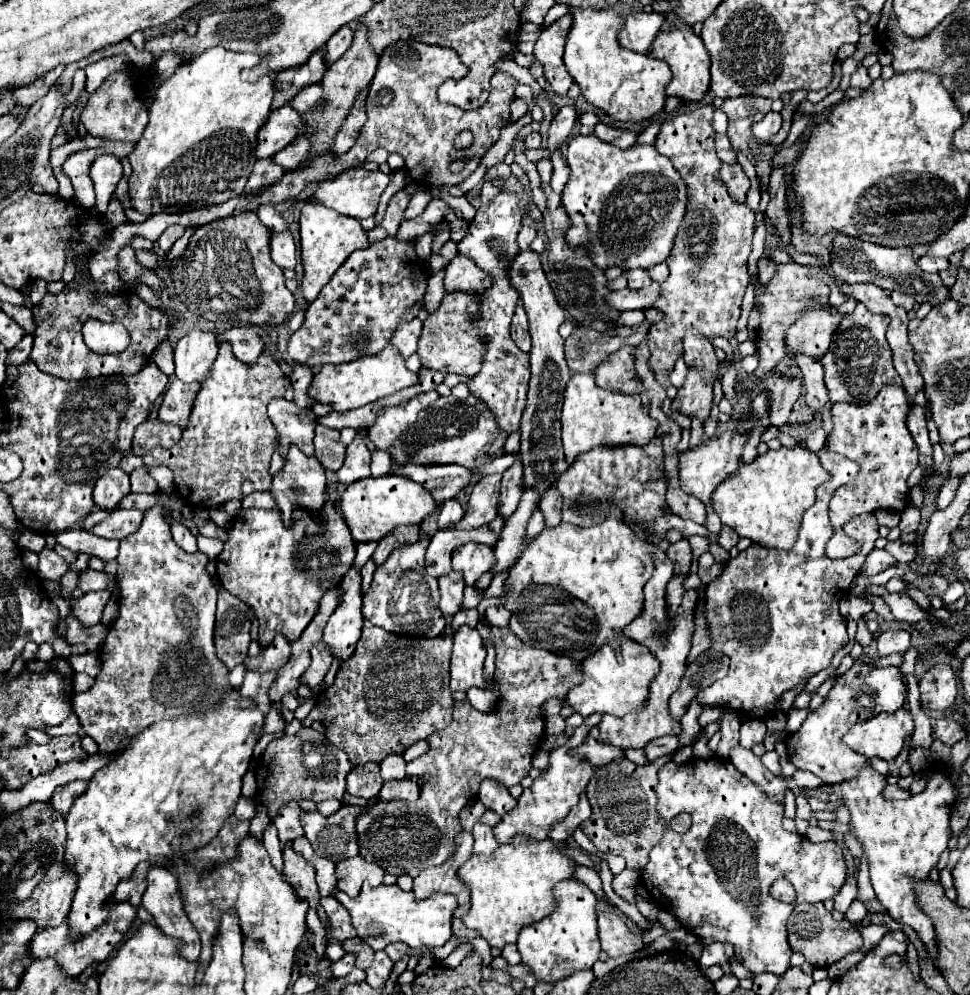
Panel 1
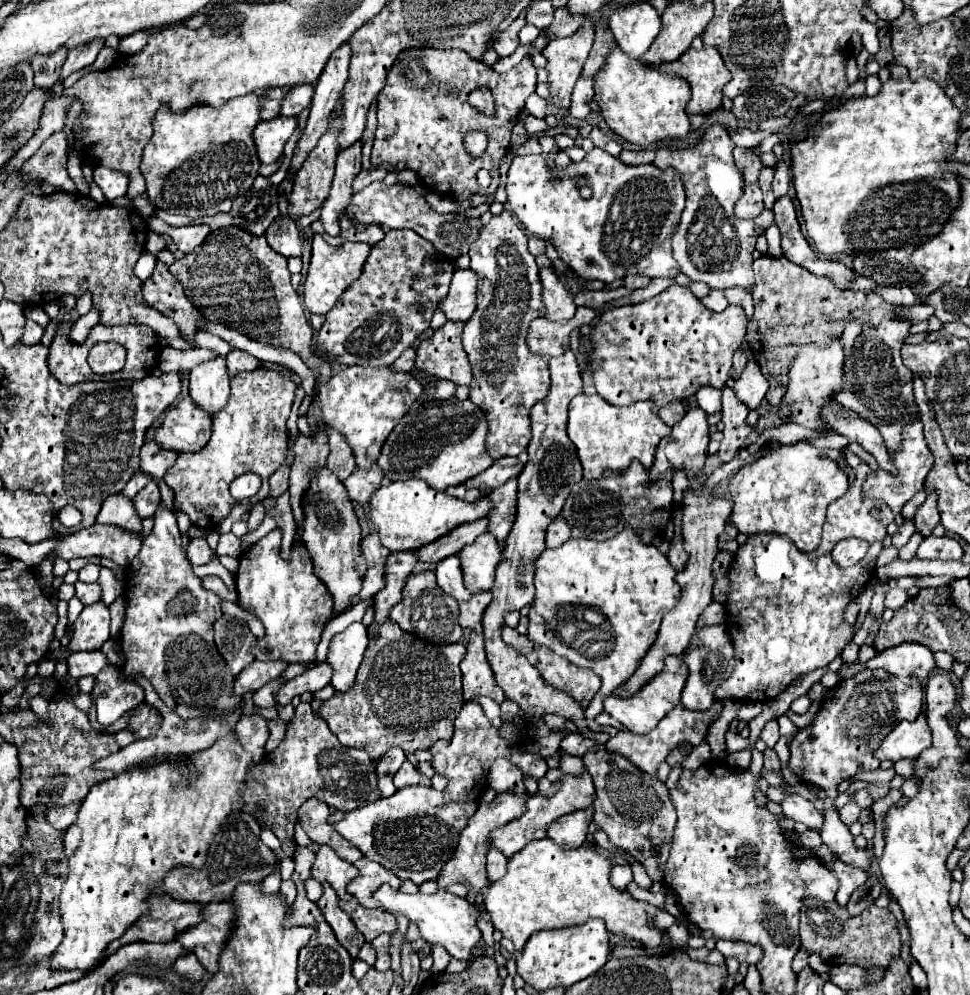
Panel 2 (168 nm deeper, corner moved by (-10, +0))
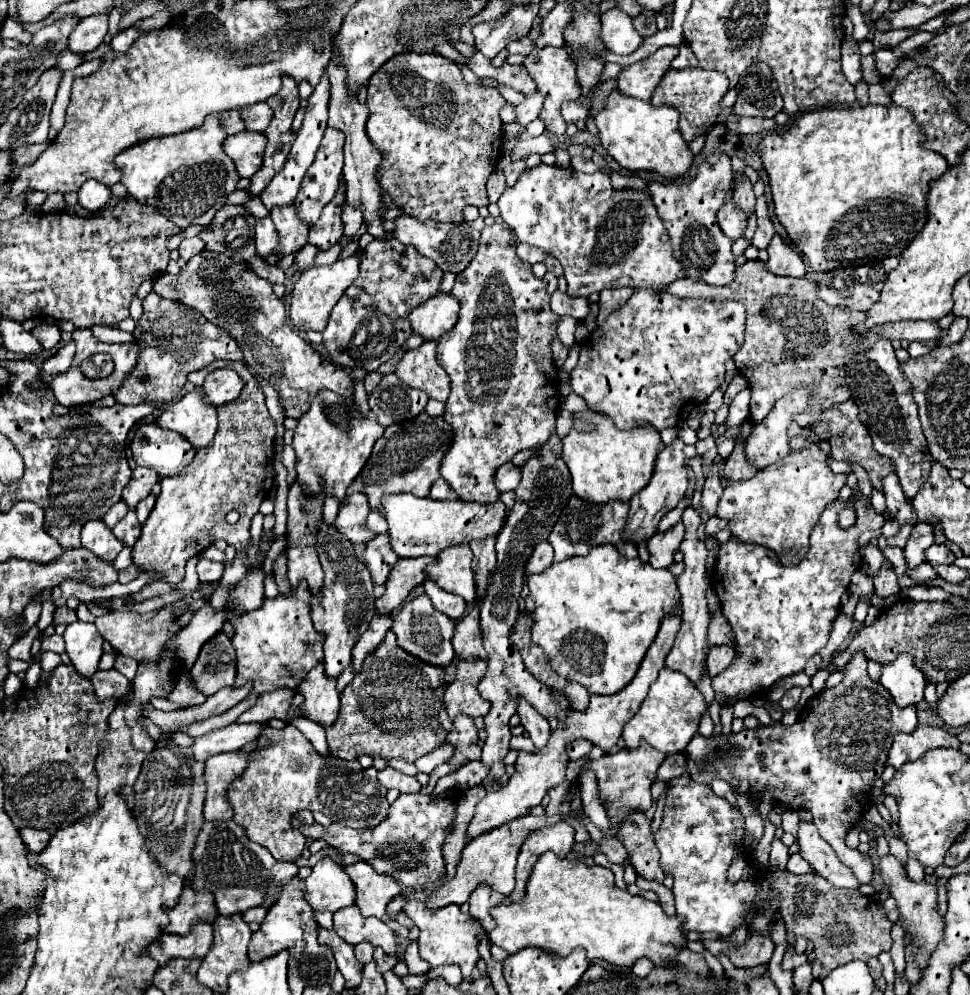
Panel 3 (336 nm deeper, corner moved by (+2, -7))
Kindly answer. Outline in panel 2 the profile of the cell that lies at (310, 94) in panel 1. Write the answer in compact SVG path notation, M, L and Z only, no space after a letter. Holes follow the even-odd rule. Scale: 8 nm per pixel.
M298 85L298 87L292 87L292 89L286 93L286 97L282 99L280 115L298 117L298 113L300 113L302 109L310 107L312 95L314 95L314 87L312 87L312 85Z

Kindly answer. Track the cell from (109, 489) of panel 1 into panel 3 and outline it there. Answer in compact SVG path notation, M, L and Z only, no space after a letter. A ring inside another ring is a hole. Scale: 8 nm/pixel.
M88 520L82 528L82 544L90 548L98 558L114 562L118 552L124 548L124 544L112 534L110 528L106 528L104 520Z

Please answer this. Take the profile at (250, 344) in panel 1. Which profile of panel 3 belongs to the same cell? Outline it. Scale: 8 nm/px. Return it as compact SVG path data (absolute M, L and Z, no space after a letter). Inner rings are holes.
M230 368L214 370L204 380L208 402L214 404L214 406L220 406L220 404L226 404L230 400L236 400L240 390L242 390L242 386L244 384L242 384L240 376Z

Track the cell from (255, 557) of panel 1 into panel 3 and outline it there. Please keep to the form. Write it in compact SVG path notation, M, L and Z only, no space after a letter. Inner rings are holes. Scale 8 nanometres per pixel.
M304 580L298 584L298 588L292 588L290 594L264 598L262 608L258 610L236 612L234 608L228 608L226 614L236 630L232 638L238 666L234 686L242 686L252 680L256 694L278 688L296 688L314 668L314 664L318 664L318 660L324 656L324 636L314 630L310 620L310 588Z

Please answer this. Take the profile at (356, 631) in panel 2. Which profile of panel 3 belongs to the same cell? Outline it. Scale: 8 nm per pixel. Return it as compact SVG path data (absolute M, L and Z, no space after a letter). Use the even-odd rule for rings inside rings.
M318 662L312 672L308 672L308 676L298 686L298 692L306 698L300 706L306 718L318 724L332 724L336 720L340 692L336 686L336 678L326 674L322 662Z

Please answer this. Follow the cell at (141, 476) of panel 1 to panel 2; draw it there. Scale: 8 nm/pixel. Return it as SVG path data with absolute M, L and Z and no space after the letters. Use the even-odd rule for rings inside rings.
M150 481L132 501L134 501L134 507L138 509L138 517L142 517L142 519L152 517L160 503L160 491L158 491L156 481Z

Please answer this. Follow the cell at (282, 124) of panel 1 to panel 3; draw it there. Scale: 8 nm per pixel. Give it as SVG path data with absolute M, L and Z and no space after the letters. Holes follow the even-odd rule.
M238 132L224 140L226 154L234 160L240 178L252 178L260 166L266 148L266 136L262 132Z

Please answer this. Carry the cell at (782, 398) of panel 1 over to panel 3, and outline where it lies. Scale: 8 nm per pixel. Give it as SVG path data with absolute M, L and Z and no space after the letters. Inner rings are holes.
M738 440L738 444L734 446L734 452L726 458L724 468L722 468L724 476L730 480L742 480L742 478L750 478L754 476L758 470L748 462L746 452L744 452L744 442Z

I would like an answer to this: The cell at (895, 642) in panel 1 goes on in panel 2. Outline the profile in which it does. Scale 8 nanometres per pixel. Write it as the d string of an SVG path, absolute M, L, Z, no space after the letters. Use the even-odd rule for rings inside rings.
M902 643L878 653L865 666L867 669L886 669L890 675L902 677L902 681L908 681L912 677L924 681L936 667L936 661L926 645Z

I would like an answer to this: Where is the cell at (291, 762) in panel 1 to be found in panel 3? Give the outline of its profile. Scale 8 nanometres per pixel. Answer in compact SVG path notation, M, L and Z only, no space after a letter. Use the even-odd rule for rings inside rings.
M286 724L282 730L274 730L266 726L258 736L260 748L250 754L250 764L246 772L228 786L228 800L234 810L234 820L246 828L246 836L252 842L268 848L268 852L278 862L296 862L305 848L306 838L297 829L292 828L291 816L296 810L318 810L330 816L334 822L352 826L352 828L372 828L386 818L386 808L390 808L386 800L386 790L378 784L378 770L364 770L358 760L342 760L336 756L322 756L314 750L312 742L292 724Z

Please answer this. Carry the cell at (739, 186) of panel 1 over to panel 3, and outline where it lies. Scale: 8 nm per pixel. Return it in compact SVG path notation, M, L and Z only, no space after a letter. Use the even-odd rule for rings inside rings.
M728 200L728 202L718 210L718 224L720 224L720 228L724 230L724 234L726 234L730 240L738 240L738 238L744 234L746 220L748 220L748 214L746 214L742 208L738 208L732 200Z

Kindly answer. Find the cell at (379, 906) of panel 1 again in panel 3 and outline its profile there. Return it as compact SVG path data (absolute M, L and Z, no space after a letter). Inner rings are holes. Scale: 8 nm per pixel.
M408 900L408 904L402 908L408 918L420 928L420 954L424 960L430 962L432 968L444 966L444 964L458 964L462 968L462 976L470 976L472 968L476 966L480 954L478 954L478 932L482 930L478 922L474 922L468 914L462 914L458 906L450 904L446 908L430 910L420 900Z

